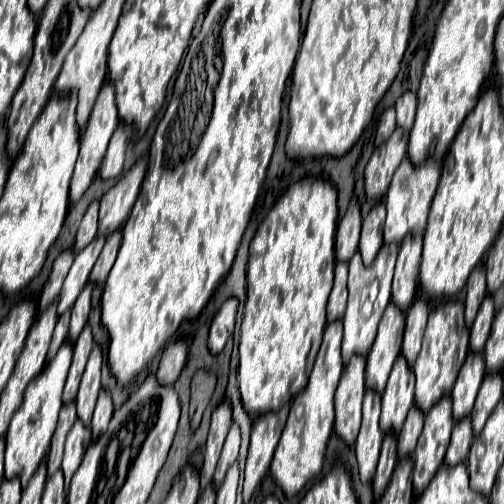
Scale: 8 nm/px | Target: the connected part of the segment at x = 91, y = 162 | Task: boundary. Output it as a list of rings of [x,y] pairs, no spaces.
[[[108,79],[100,93],[98,93],[98,99],[94,103],[94,109],[90,113],[90,119],[88,119],[88,125],[86,129],[82,131],[80,135],[80,155],[78,155],[78,161],[76,161],[76,167],[74,167],[74,175],[72,175],[72,183],[70,183],[70,201],[78,201],[84,191],[88,189],[88,185],[92,183],[92,177],[96,175],[100,163],[102,163],[102,157],[106,153],[106,147],[108,147],[108,141],[116,129],[116,125],[120,123],[120,117],[118,117],[118,111],[116,111],[116,103],[114,103],[114,83]]]

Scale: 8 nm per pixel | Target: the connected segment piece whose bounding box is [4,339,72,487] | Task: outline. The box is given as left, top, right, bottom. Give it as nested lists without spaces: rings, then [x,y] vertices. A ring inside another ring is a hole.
[[[64,339],[62,347],[54,355],[54,359],[26,387],[22,405],[18,407],[18,411],[14,413],[14,417],[10,421],[10,427],[8,427],[8,433],[6,433],[4,475],[8,479],[20,477],[22,487],[26,487],[28,479],[32,477],[32,473],[36,471],[36,467],[40,465],[40,461],[44,459],[44,455],[48,453],[50,439],[54,435],[56,421],[58,421],[58,411],[62,407],[62,389],[64,389],[64,379],[66,379],[70,361],[72,361],[72,345],[68,343],[68,339]]]

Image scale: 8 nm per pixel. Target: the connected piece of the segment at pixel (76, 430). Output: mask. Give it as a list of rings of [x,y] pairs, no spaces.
[[[80,419],[74,423],[74,427],[70,429],[68,437],[66,437],[66,445],[64,445],[64,459],[62,459],[62,471],[64,471],[64,479],[66,479],[66,489],[68,489],[68,481],[72,479],[76,467],[80,465],[80,459],[84,457],[86,445],[90,441],[90,431],[88,427],[84,427],[80,423]]]

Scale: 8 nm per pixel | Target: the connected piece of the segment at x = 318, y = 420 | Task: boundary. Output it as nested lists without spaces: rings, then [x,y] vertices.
[[[336,319],[328,323],[324,329],[324,341],[316,355],[306,389],[300,391],[291,402],[282,437],[270,465],[270,473],[276,485],[286,493],[286,497],[294,497],[322,469],[326,441],[334,427],[334,391],[344,369],[340,357],[340,343],[342,343],[342,321]]]

